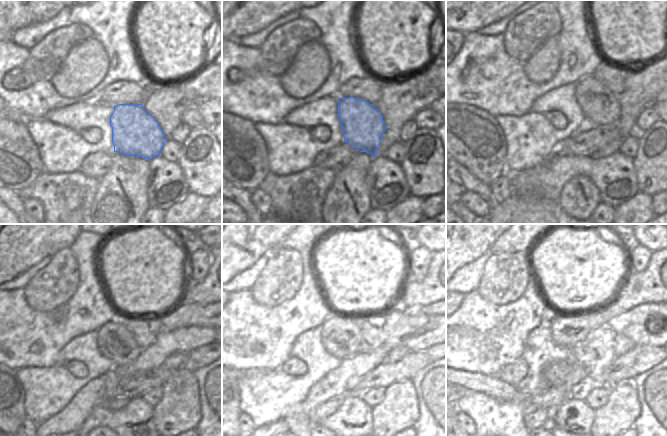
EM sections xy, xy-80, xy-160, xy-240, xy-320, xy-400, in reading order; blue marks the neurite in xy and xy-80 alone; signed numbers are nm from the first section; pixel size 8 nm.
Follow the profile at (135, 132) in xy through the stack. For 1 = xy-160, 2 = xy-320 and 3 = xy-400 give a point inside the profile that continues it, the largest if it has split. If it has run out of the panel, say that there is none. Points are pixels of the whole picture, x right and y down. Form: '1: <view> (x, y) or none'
1: xy-160 (601, 107)
2: xy-320 (341, 335)
3: xy-400 (649, 286)

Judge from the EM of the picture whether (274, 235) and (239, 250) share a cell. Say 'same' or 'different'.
same

